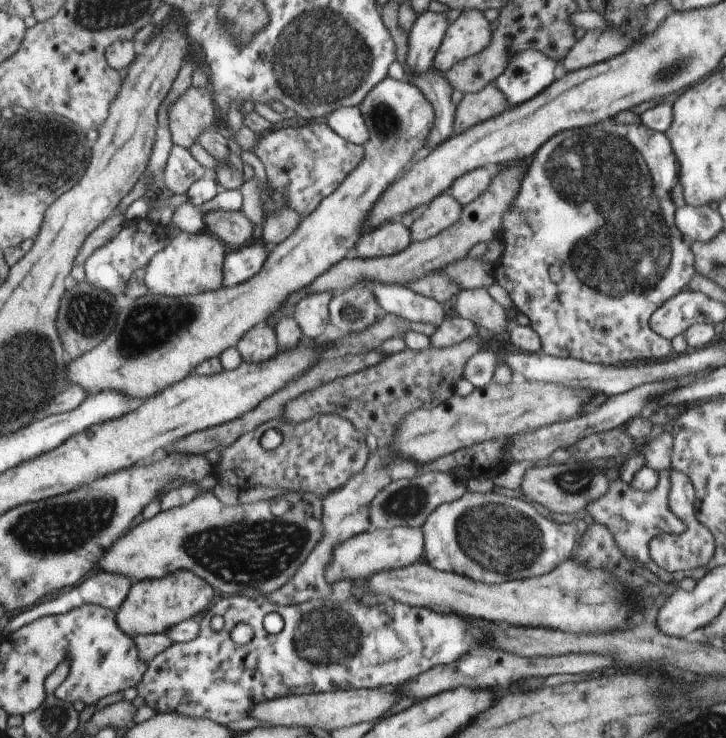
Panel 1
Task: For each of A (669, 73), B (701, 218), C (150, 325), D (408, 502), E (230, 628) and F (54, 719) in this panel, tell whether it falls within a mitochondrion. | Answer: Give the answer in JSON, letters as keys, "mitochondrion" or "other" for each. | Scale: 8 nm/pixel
{"A":"mitochondrion","B":"other","C":"mitochondrion","D":"mitochondrion","E":"other","F":"mitochondrion"}

